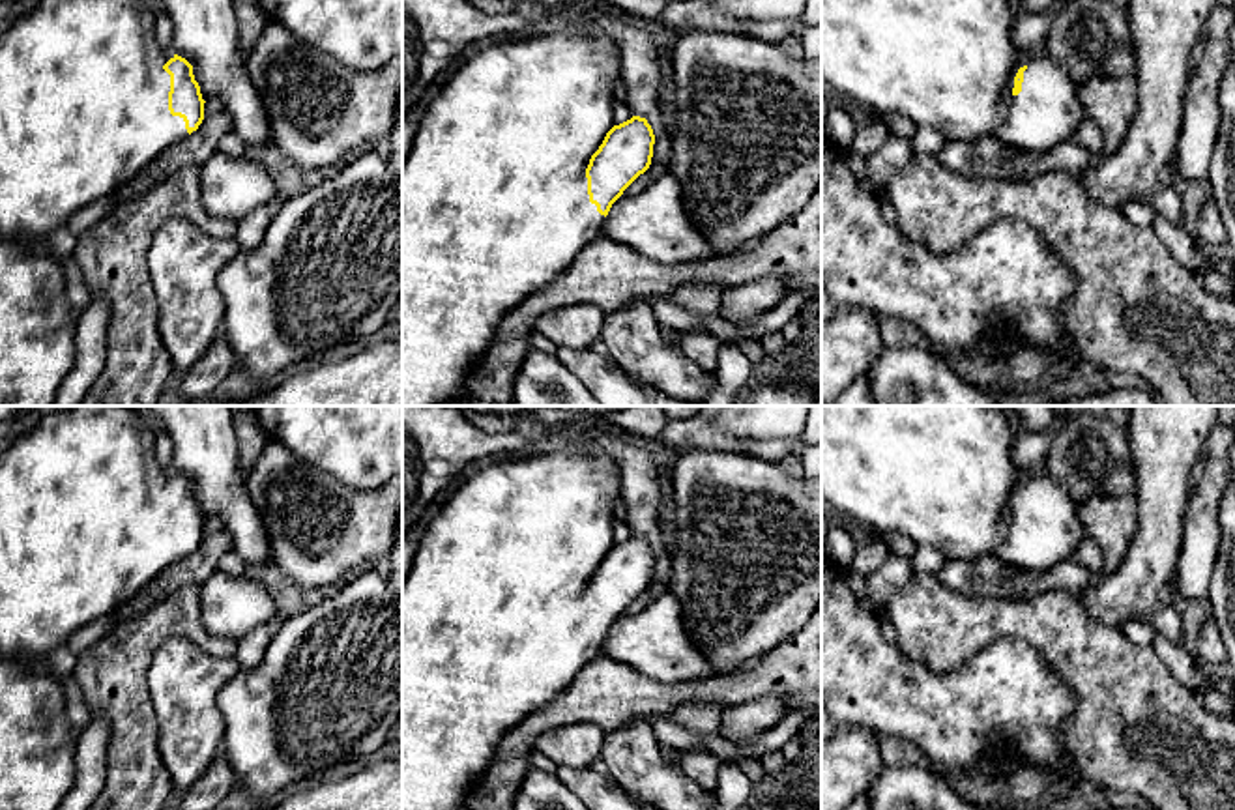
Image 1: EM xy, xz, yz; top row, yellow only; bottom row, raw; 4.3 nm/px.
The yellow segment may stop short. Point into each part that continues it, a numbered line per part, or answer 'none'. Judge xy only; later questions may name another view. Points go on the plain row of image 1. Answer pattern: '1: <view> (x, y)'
1: xy (83, 513)

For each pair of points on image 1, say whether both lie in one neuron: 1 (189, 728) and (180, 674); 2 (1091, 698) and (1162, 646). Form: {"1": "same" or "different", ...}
{"1": "same", "2": "different"}

